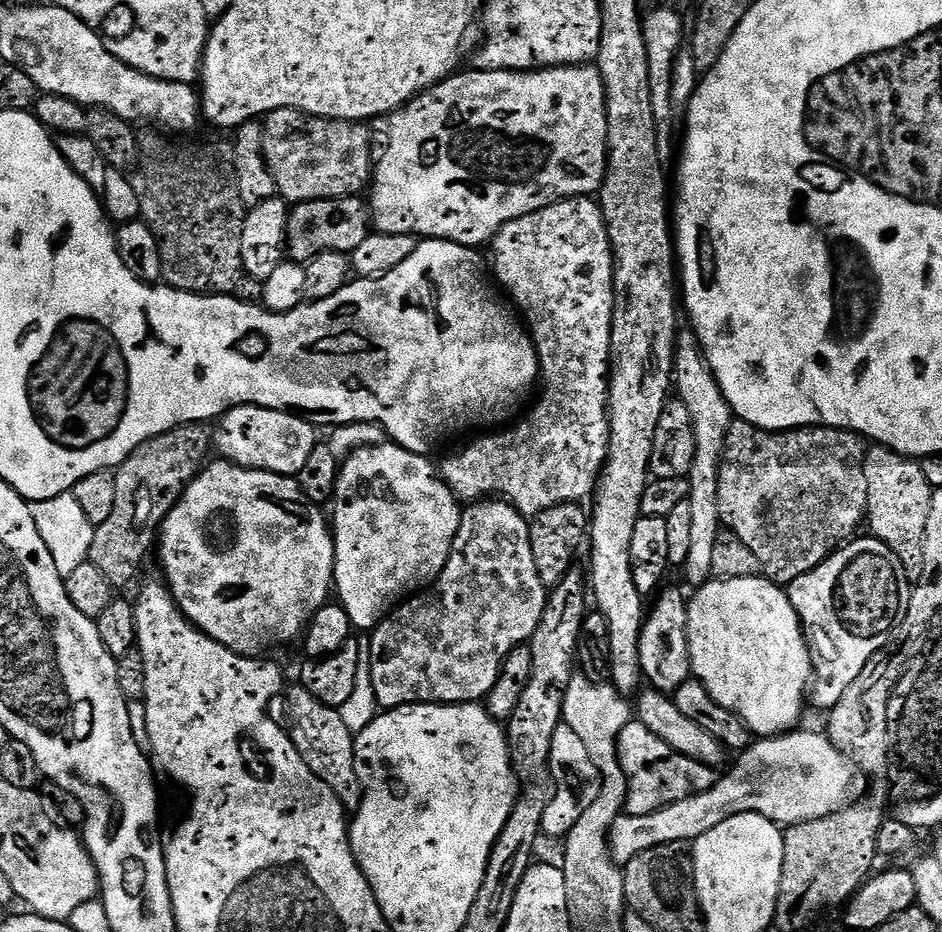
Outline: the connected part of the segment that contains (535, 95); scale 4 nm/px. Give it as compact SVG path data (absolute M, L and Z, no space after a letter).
M595 63L587 64L563 64L557 68L538 68L526 72L490 72L487 70L471 70L472 72L457 71L455 74L448 77L447 80L441 80L439 84L433 88L426 89L419 96L415 96L411 102L405 104L403 108L396 109L395 112L389 112L383 117L384 136L388 139L388 145L384 148L384 153L379 153L378 159L374 164L374 171L370 181L370 207L372 210L372 223L375 231L385 232L386 234L406 234L417 238L427 238L430 240L449 240L455 244L461 244L467 248L479 249L480 244L487 245L495 240L496 235L502 230L502 226L506 226L510 222L514 222L523 216L534 214L538 210L542 210L551 204L557 204L559 200L575 200L577 198L592 198L599 193L600 187L604 184L604 175L608 169L608 115L606 114L606 94L604 93L604 83L602 82L602 74L599 67Z

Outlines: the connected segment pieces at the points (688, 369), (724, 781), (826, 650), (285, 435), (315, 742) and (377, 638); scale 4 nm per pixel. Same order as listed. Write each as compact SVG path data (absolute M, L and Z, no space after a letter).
M691 330L681 331L676 337L676 357L672 367L674 392L690 410L692 429L694 430L694 466L687 474L688 505L690 506L690 554L682 565L684 580L692 590L700 588L713 579L712 557L714 541L722 530L718 514L718 478L720 463L724 457L726 434L730 430L734 413L726 402L718 382L708 365L708 359L700 348L700 340Z
M793 730L771 738L760 738L749 744L735 757L736 765L725 776L723 773L716 784L710 786L710 790L696 792L693 796L682 798L682 802L668 804L654 814L621 814L608 832L608 846L612 849L612 859L623 866L651 848L663 844L683 845L684 840L695 842L699 836L706 834L706 830L714 830L718 822L726 822L726 818L734 818L738 814L758 814L775 824L791 826L804 821L821 820L845 807L850 800L848 795L852 792L853 765L829 742L827 735L820 733L819 736L816 732L800 731Z
M871 534L865 536L865 540L853 538L847 541L814 570L802 574L802 578L794 578L794 582L786 588L804 630L804 638L814 653L812 671L816 681L810 688L810 700L823 710L834 707L838 698L846 694L850 682L866 670L866 662L870 662L876 652L888 645L912 597L913 585L909 573L905 572L894 550Z
M256 404L231 408L224 413L219 424L220 433L215 433L214 448L223 459L243 468L257 468L279 476L299 477L302 466L306 466L306 458L310 458L318 443L317 429L307 420L290 412L260 408Z
M299 686L290 688L287 689L287 692L289 691L287 727L290 729L298 754L302 754L306 766L310 766L310 770L314 770L314 774L318 774L318 778L322 778L322 782L326 782L326 786L330 786L330 790L338 794L345 810L359 808L364 791L354 770L356 741L353 732L342 722L342 714L339 710L327 708L322 702L318 702L318 698L310 694L310 690Z
M485 498L479 502L469 503L463 509L458 534L452 543L452 553L442 574L427 590L405 599L371 633L374 694L381 709L401 708L407 704L470 704L483 701L487 697L494 682L498 682L498 674L502 670L504 659L510 654L510 650L527 645L531 641L534 630L544 613L544 607L548 605L549 589L544 587L542 578L538 578L538 570L534 566L534 550L530 550L528 526L529 521L513 504L499 498Z

